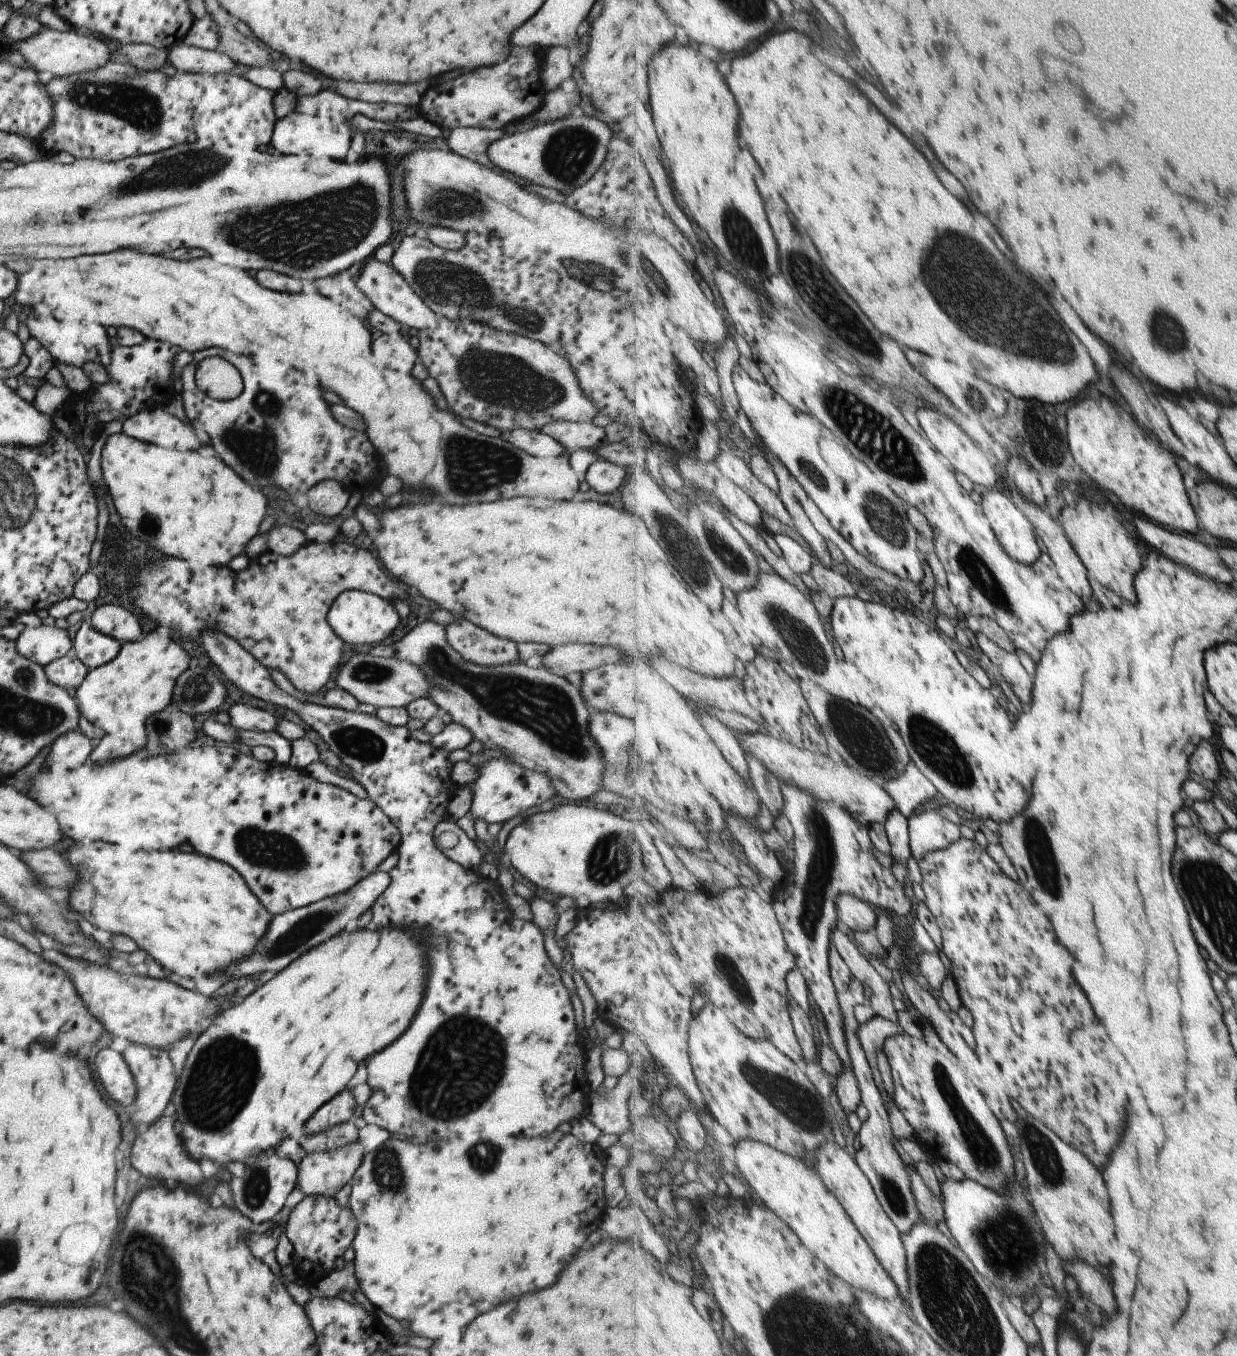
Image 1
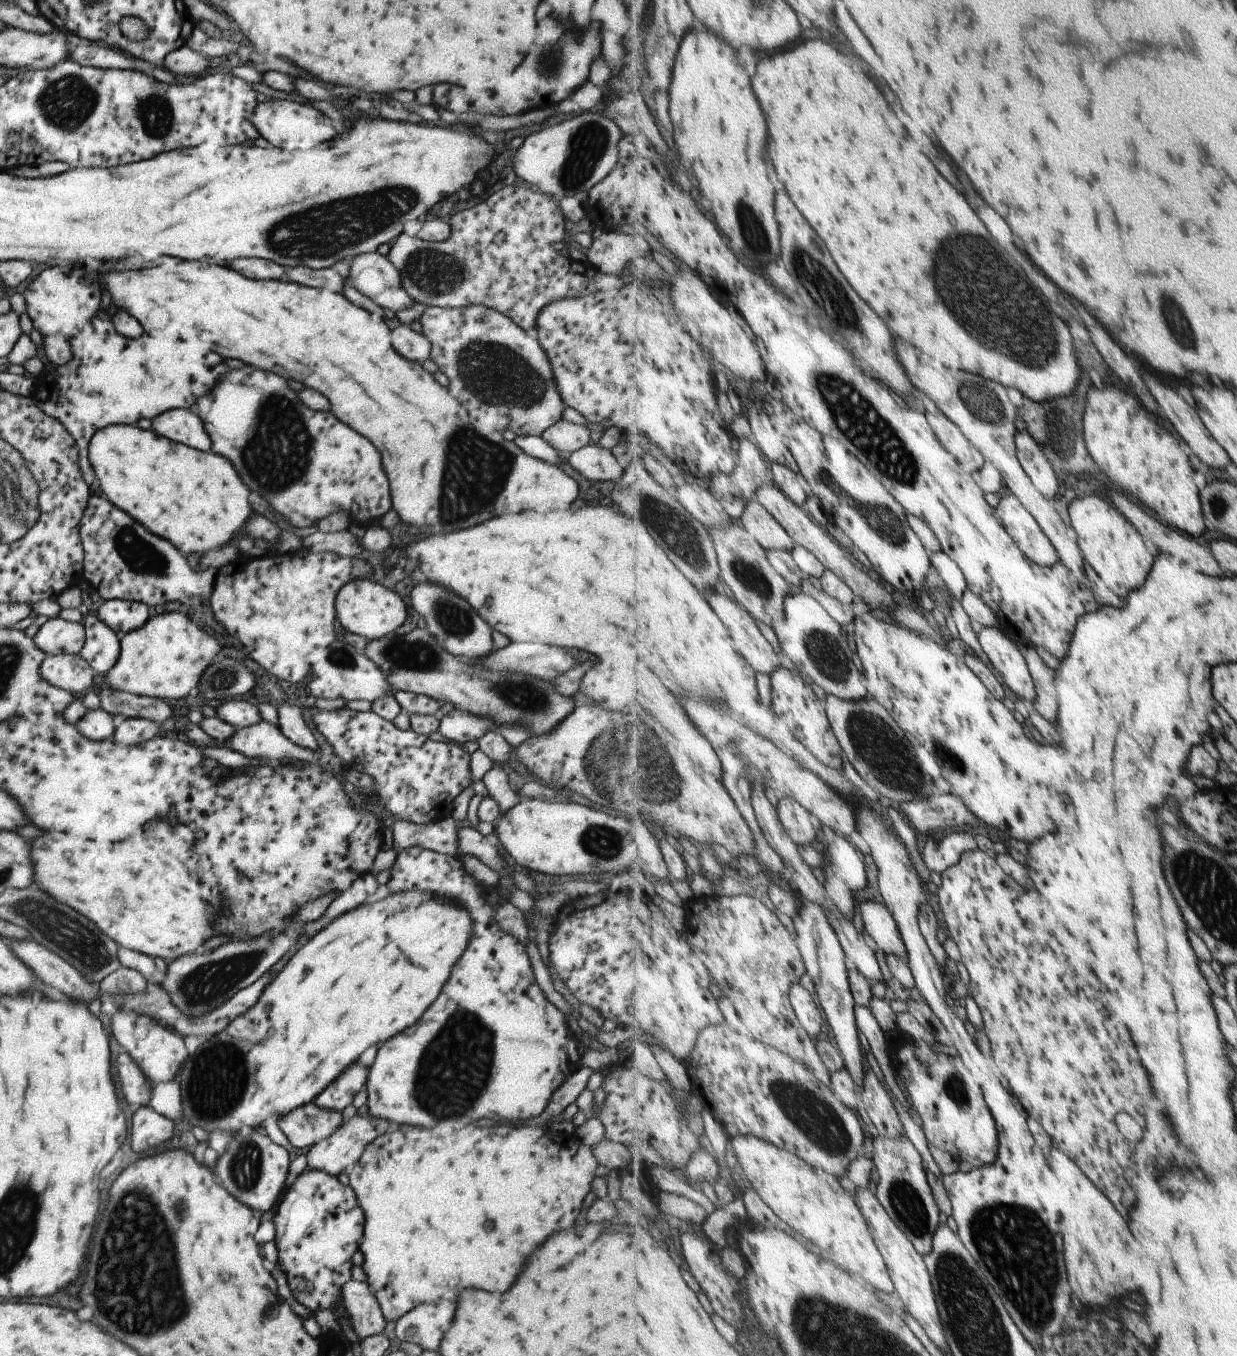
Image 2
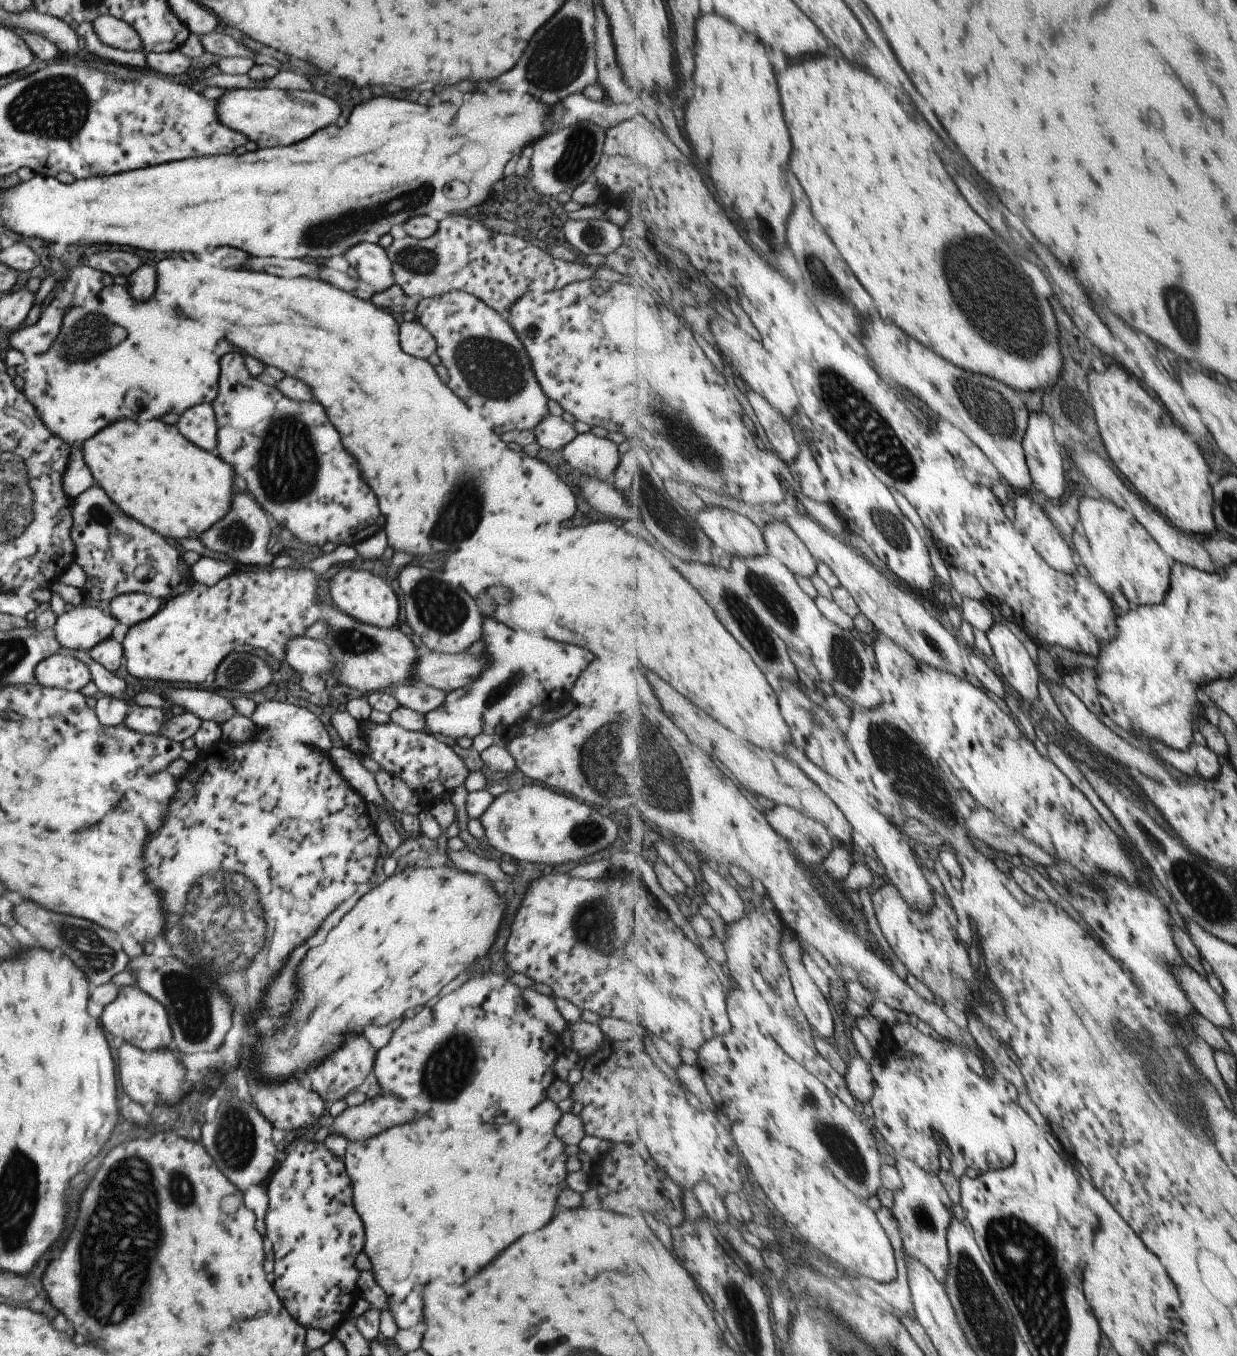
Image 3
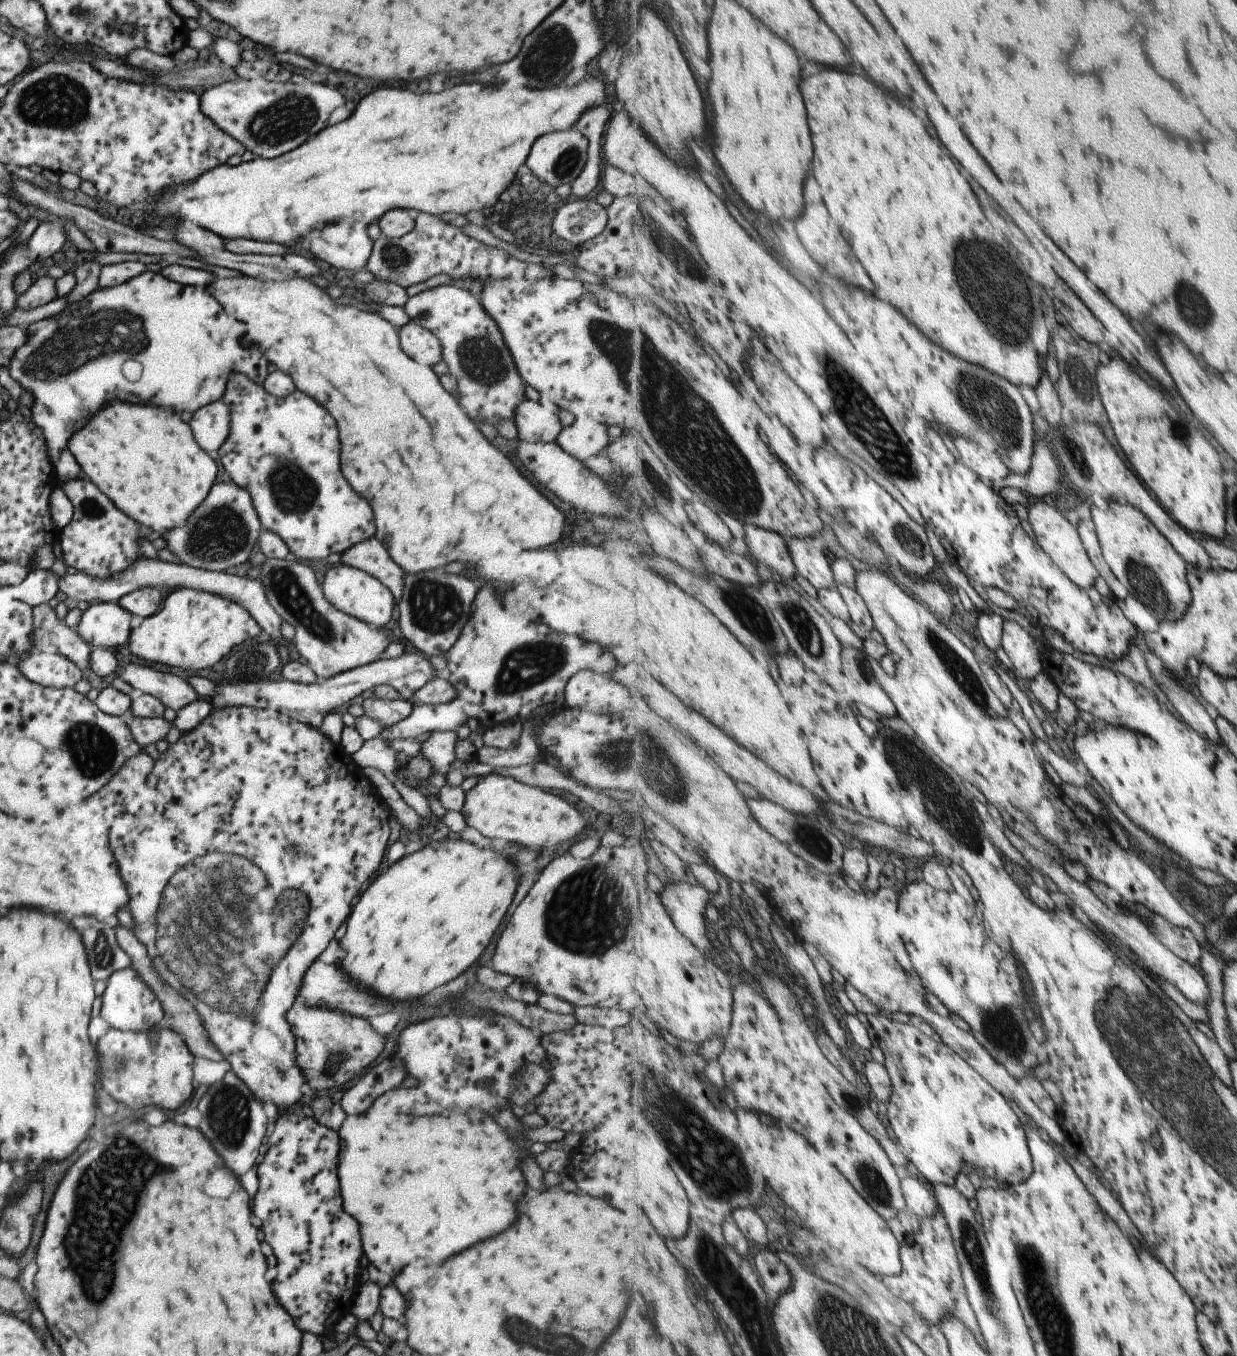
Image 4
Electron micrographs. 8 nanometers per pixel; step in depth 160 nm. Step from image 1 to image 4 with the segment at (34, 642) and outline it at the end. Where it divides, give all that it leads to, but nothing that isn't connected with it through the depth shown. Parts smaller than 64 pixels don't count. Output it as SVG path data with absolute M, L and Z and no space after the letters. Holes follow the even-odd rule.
M101 601L89 605L82 612L76 633L89 645L114 648L125 644L135 623L132 614L118 602Z

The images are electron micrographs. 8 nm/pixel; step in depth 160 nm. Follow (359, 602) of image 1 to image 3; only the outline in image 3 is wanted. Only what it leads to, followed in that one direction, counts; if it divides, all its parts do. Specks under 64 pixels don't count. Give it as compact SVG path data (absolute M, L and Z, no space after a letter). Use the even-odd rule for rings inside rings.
M343 566L337 574L329 580L329 596L337 610L345 616L375 627L392 628L399 616L399 604L395 592L391 590L387 581L380 578L378 571L364 572Z

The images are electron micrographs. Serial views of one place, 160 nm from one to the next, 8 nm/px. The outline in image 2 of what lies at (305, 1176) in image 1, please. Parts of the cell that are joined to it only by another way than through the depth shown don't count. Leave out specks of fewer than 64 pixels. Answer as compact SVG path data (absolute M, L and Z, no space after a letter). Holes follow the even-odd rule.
M368 1113L363 1116L354 1115L351 1120L342 1122L329 1136L311 1145L306 1153L306 1166L309 1169L319 1169L327 1174L337 1176L341 1169L348 1171L351 1165L363 1154L365 1147L379 1134L385 1132L389 1124L381 1118L372 1117Z

